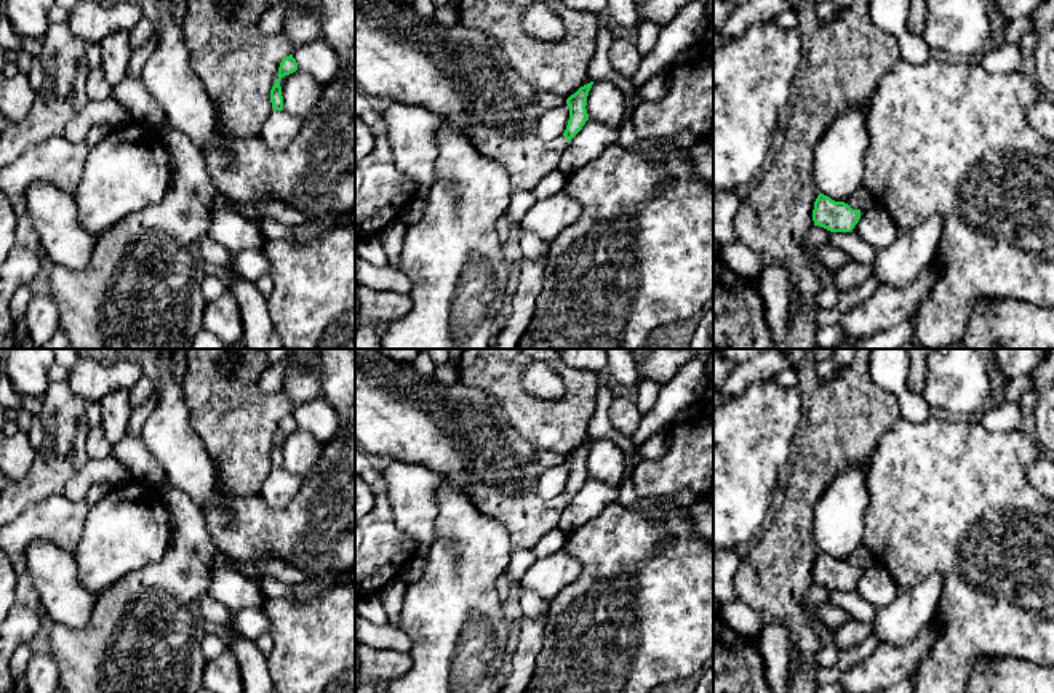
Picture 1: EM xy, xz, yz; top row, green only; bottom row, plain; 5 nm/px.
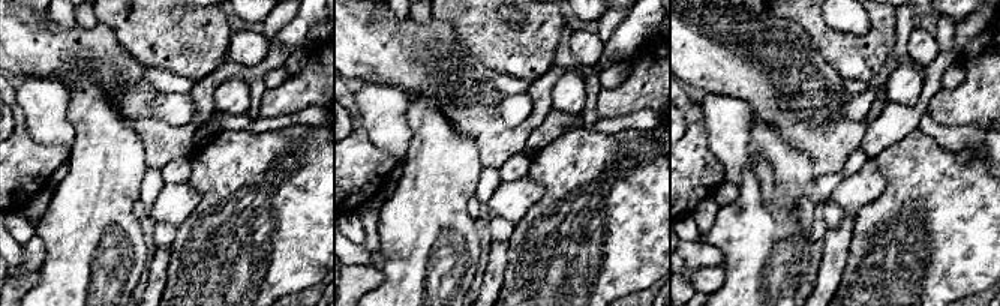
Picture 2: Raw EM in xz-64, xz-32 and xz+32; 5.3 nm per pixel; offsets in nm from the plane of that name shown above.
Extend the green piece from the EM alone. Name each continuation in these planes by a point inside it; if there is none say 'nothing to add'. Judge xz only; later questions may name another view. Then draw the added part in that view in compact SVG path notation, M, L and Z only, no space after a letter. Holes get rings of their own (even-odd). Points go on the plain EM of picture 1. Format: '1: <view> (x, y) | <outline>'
1: xz (459, 432) | M355 349L355 445L368 455L421 464L451 482L469 495L480 512L507 528L512 551L533 549L545 533L558 528L569 503L563 493L550 499L537 495L536 482L544 469L534 461L536 448L507 423L488 392L461 381L441 384L435 378L422 378L413 363L387 359L374 349Z

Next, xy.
nothing to add

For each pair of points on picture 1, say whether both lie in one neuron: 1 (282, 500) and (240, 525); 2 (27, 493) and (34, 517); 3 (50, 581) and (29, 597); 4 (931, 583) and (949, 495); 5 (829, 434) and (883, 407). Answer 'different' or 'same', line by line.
1: same
2: different
3: different
4: different
5: same

